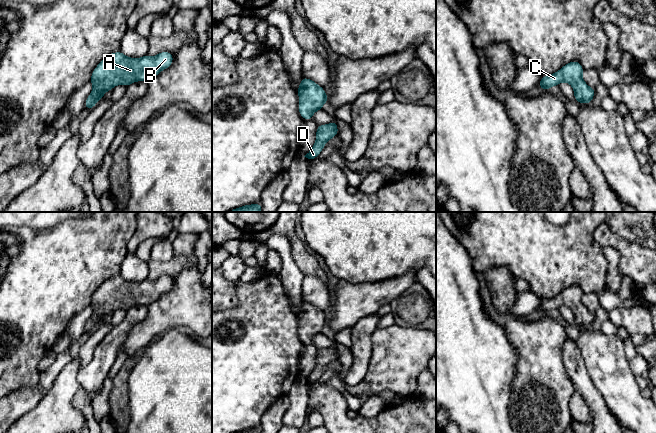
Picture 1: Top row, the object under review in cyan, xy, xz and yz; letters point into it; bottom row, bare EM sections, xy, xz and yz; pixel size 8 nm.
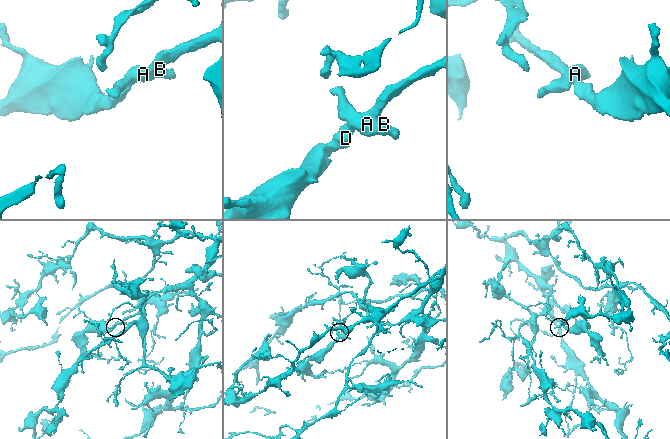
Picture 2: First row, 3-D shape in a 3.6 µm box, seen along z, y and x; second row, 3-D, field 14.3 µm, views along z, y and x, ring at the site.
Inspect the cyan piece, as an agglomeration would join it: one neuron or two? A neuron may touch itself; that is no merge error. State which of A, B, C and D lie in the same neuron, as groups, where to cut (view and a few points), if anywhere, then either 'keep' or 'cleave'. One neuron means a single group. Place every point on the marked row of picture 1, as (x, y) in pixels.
A B C D; no cut; keep

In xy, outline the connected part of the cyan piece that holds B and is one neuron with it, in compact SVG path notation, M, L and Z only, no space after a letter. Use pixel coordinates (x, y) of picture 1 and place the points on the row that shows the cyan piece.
M121 51L106 56L93 70L90 83L93 90L86 98L86 109L92 109L116 85L131 85L137 81L149 82L173 63L173 54L163 51L156 56L141 58L125 56Z

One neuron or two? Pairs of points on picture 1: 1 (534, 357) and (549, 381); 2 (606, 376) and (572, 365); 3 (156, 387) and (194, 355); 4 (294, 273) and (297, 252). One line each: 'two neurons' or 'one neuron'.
1: one neuron
2: two neurons
3: one neuron
4: two neurons

